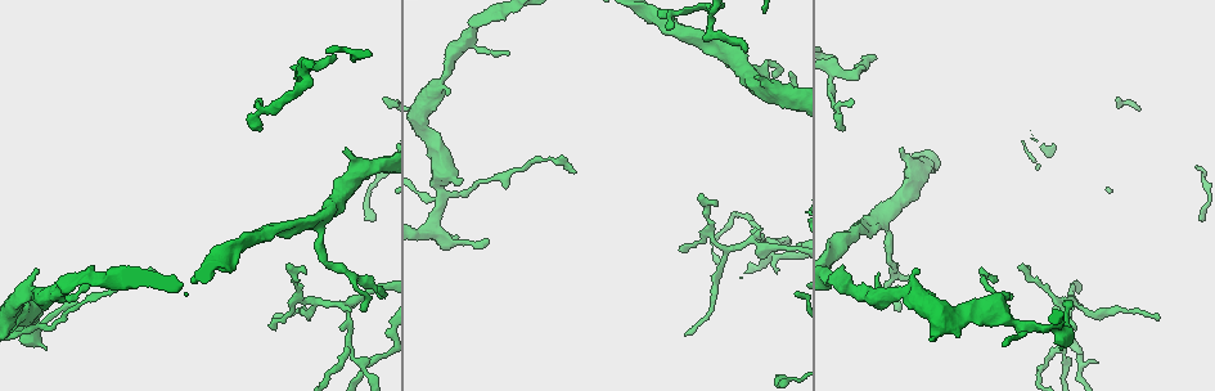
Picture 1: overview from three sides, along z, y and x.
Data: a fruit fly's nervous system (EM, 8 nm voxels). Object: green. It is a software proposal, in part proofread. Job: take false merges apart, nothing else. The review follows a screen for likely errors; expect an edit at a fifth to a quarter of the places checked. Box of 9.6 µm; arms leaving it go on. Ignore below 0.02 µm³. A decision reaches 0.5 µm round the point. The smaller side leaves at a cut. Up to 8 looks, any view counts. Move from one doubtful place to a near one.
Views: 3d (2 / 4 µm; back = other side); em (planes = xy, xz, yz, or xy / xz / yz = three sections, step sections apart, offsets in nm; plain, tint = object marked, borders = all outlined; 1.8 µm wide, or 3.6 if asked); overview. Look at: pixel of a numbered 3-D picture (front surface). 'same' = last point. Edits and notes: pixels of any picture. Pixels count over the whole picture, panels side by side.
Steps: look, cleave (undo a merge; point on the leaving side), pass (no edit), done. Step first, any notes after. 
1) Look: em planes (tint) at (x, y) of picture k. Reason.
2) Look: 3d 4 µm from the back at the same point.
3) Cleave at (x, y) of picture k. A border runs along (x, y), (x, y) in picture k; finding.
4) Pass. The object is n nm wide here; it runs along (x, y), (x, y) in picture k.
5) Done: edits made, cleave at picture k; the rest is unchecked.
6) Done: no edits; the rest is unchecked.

Look: 3d 2 µm at (21, 328) of picture 1. Sharp bend.

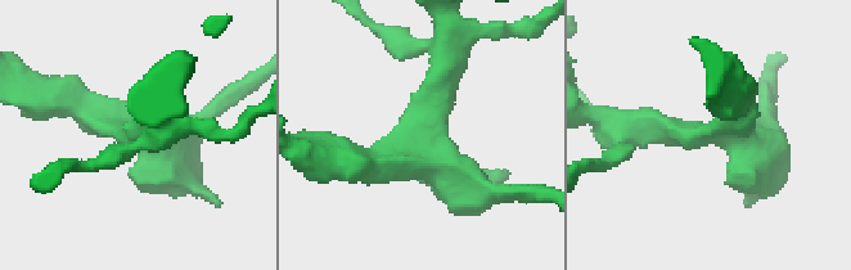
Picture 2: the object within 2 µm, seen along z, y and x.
Look: em xz step 4 (tint) at (696, 135) of picture 2.

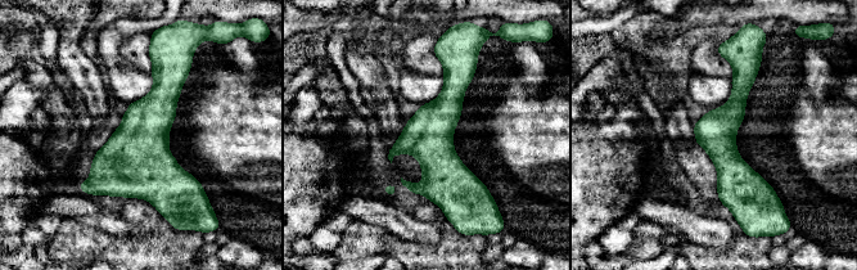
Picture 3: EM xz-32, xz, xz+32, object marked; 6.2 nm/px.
Look: em planes (tint) at the same point.

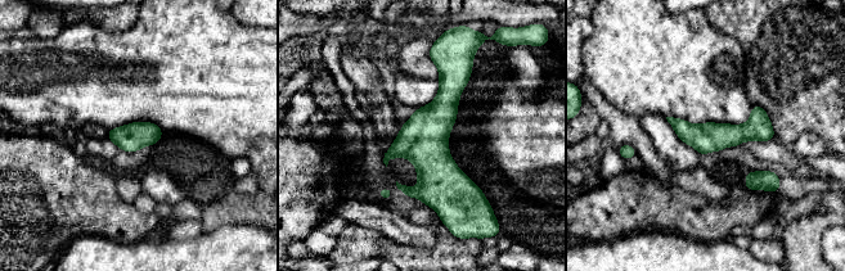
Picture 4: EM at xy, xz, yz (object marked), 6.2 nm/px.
Pass. It runs along (441, 63), (441, 212) in picture 4; one cell here.

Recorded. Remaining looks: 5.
Look: 3d 2 µm at (846, 284) of picture 1. Calibre changes.

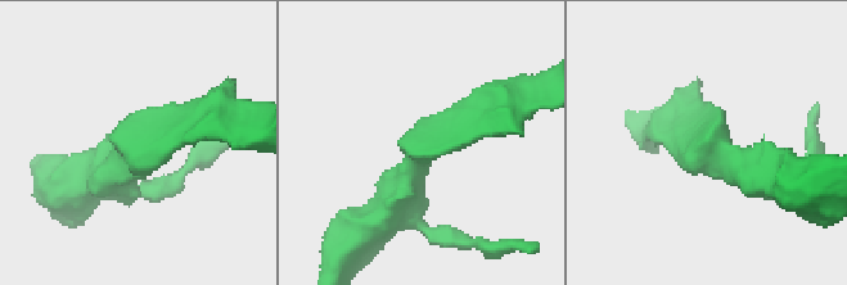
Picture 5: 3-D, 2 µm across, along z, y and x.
Look: em 3.6 µm yz step 4 (plain) at (133, 146) of picture 5. Need the tissue.

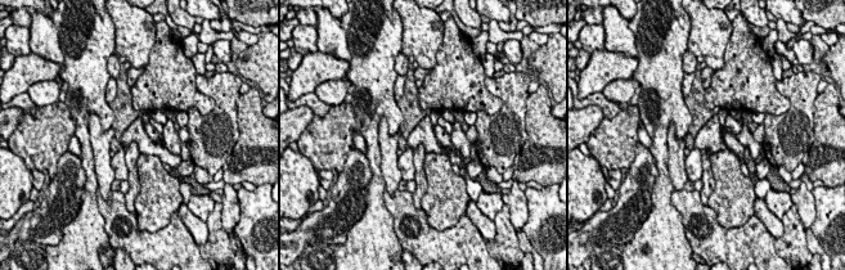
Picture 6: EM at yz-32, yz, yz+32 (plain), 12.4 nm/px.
Look: em 3.6 µm yz step 4 (tint) at the same point.

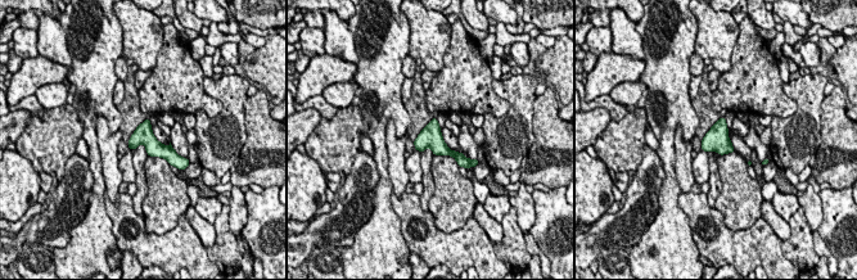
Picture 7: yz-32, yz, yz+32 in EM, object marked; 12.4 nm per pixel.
Pass. The object is 240 nm wide here; one cell here.

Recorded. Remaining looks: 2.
Look: 3d 2 µm at (883, 218) of picture 1.

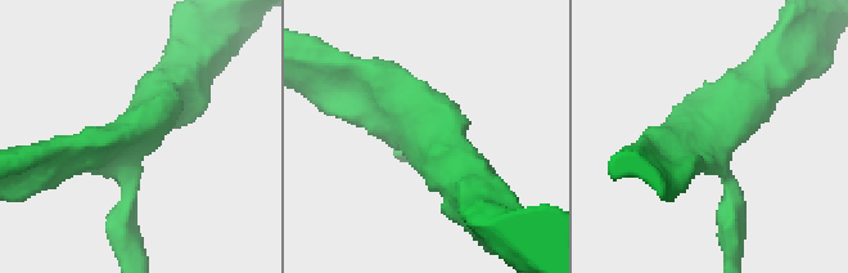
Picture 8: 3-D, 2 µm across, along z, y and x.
Look: em planes (tint) at (420, 123) of picture 8. 3 arms meet here; the arms are 180, 190, 380 nm wide.

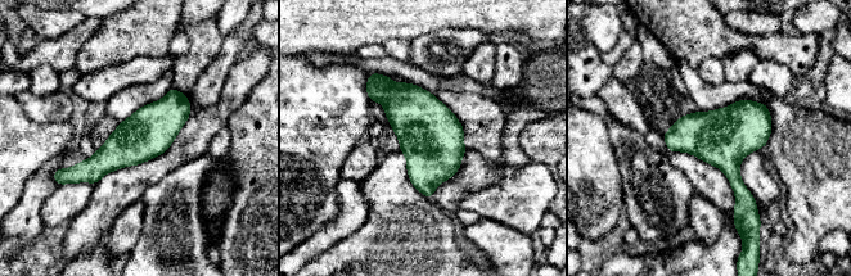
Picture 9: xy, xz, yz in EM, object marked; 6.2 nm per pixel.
Pass. The object is 320 nm wide here; it runs along (184, 99), (147, 134), (70, 176) in picture 9; continuous, no second cell.

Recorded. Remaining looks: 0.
Done: no edits; the rest is unchecked.

